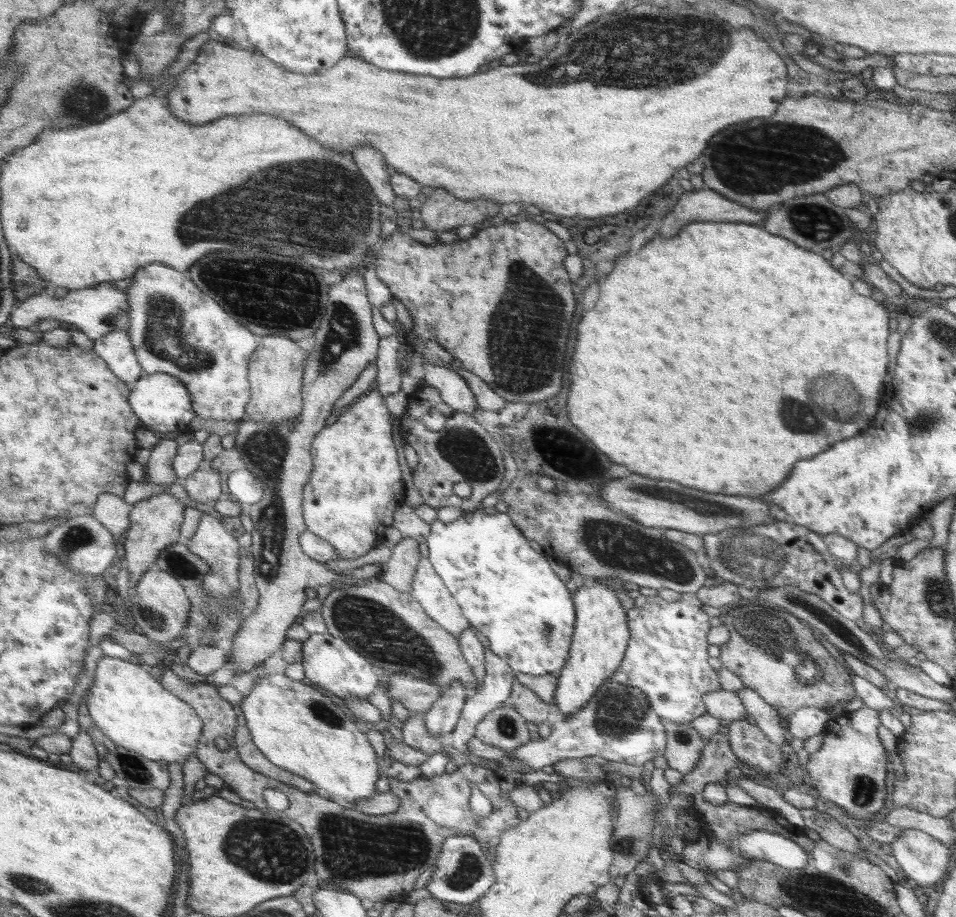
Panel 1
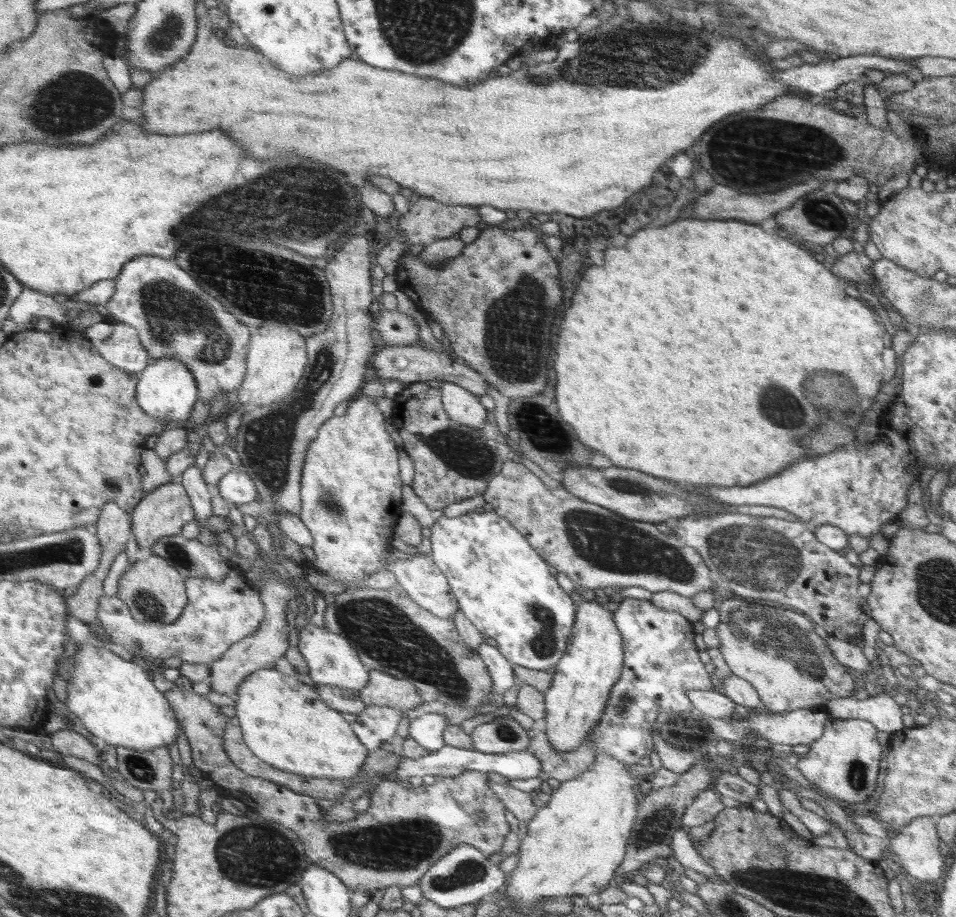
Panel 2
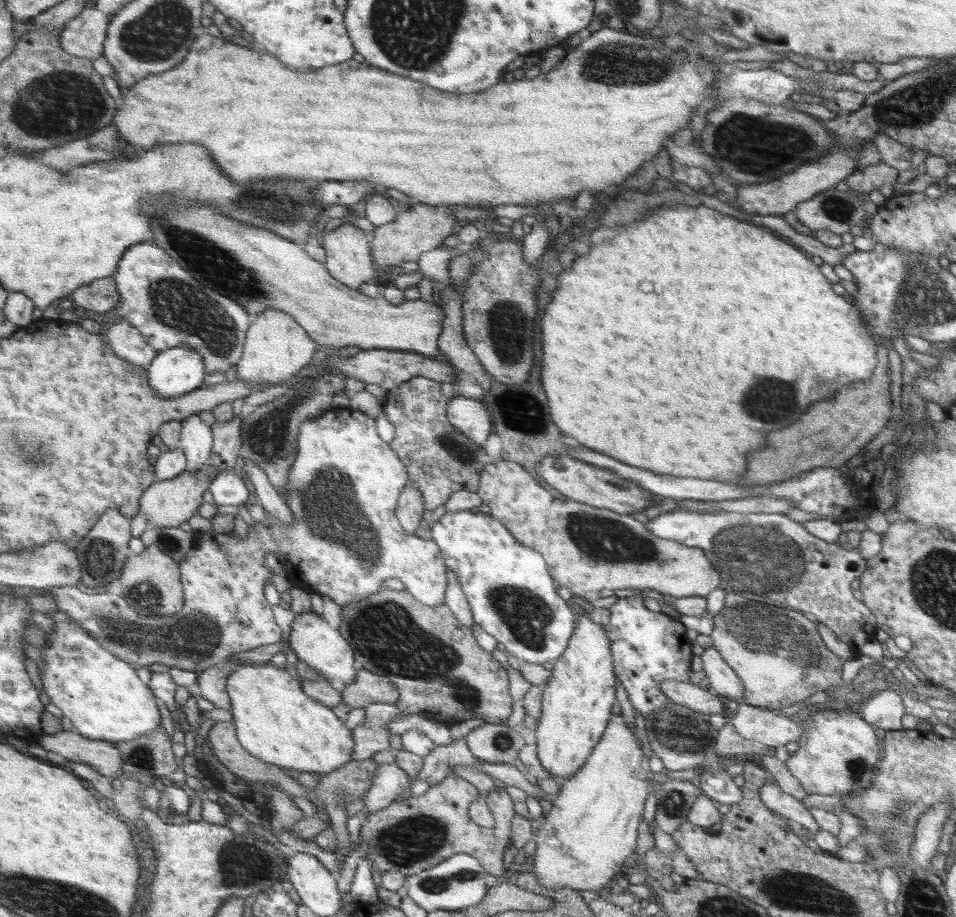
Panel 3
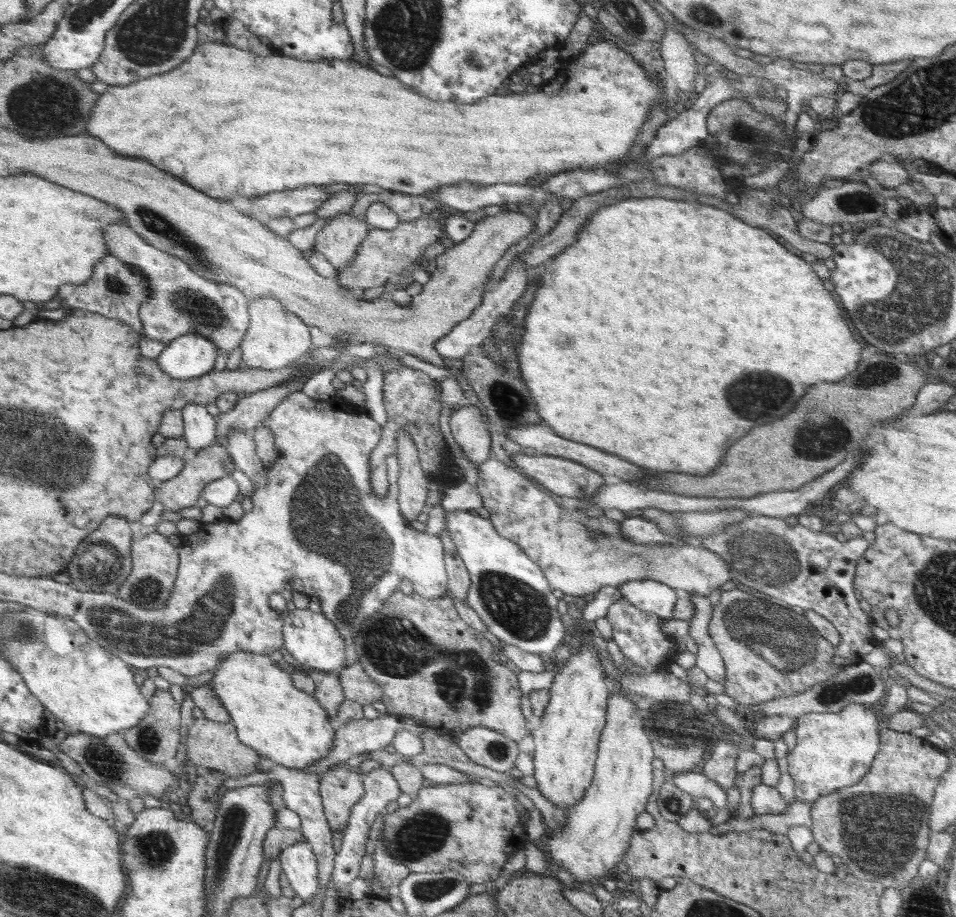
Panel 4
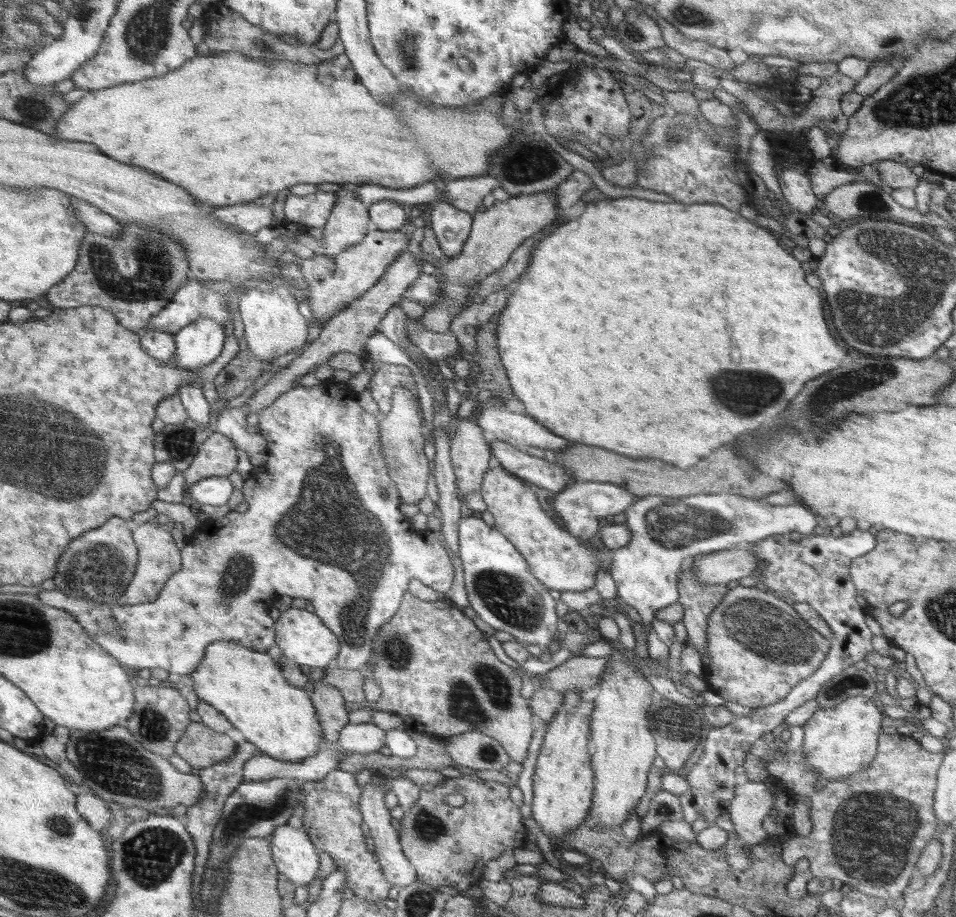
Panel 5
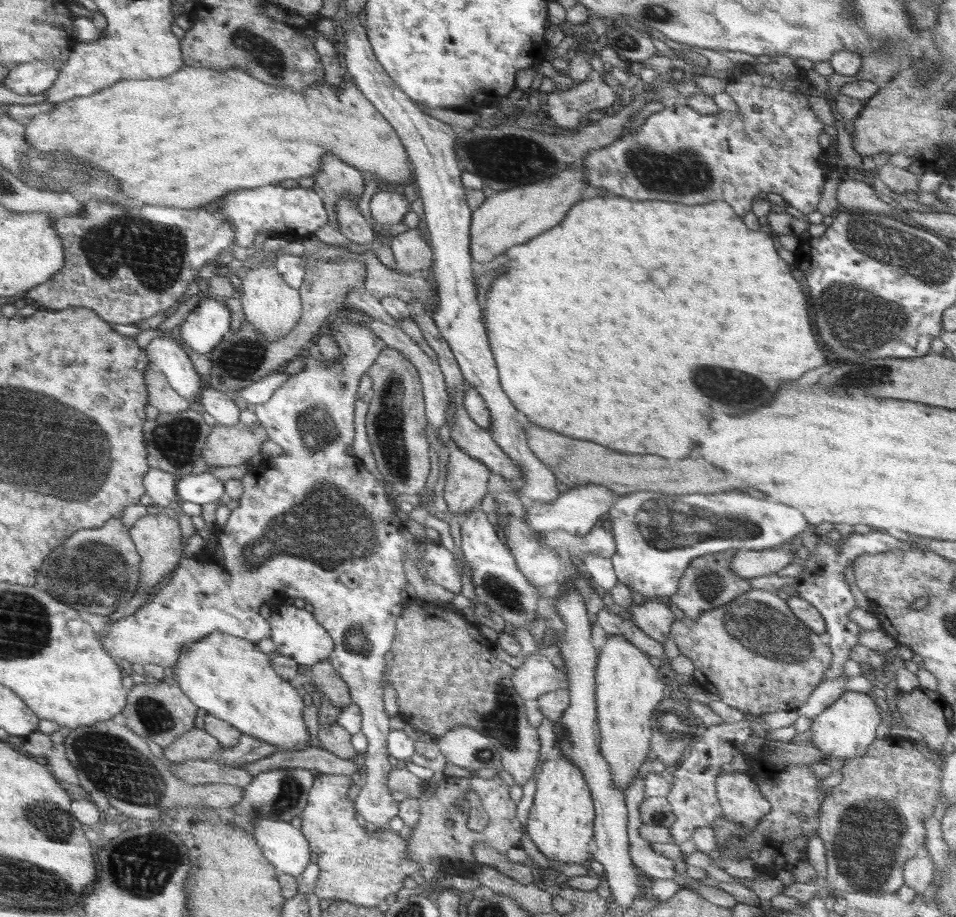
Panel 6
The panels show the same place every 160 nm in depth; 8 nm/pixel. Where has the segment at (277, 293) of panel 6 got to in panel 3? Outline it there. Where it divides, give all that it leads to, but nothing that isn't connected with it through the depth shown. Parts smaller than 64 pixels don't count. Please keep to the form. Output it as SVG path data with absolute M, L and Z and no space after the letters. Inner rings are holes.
M268 307L260 314L253 316L248 327L241 362L238 363L238 380L261 389L272 388L293 379L304 371L313 360L318 345L294 320L283 310Z

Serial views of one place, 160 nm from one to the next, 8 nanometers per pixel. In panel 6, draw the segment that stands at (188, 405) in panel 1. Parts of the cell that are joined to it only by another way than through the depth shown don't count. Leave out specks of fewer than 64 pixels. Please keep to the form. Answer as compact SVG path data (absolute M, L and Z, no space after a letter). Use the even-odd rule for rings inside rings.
M213 296L202 299L178 326L176 333L186 346L207 355L225 339L230 328L228 307Z

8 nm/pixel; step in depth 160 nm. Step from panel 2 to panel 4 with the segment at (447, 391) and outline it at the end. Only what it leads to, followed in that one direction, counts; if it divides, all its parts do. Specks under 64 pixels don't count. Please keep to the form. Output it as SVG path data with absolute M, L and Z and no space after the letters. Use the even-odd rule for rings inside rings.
M469 402L456 407L450 416L454 442L477 467L491 457L492 436L481 416L481 411Z

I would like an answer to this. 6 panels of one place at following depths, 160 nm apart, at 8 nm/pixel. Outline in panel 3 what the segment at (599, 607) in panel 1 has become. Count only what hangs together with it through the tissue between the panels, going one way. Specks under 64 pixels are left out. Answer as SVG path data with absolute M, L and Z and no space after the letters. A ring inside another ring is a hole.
M581 615L568 648L564 650L562 658L558 658L551 669L551 677L542 688L543 711L535 729L537 757L557 782L560 782L560 778L570 780L571 775L581 770L608 730L612 706L616 702L616 680L608 637L608 630L604 626L590 615Z

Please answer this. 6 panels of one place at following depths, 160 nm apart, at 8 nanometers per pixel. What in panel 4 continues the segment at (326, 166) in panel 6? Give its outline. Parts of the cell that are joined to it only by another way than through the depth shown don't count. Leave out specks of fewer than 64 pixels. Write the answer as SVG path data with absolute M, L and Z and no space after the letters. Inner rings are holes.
M346 213L336 215L318 231L314 249L322 252L336 269L349 267L369 234L366 223Z

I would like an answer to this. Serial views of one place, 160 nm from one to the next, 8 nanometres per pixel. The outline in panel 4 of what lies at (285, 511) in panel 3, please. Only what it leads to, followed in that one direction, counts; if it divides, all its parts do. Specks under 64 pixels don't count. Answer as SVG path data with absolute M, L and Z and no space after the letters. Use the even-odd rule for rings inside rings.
M230 431L224 444L236 462L236 468L244 471L256 489L264 488L268 484L269 476L261 458L257 455L250 432Z

